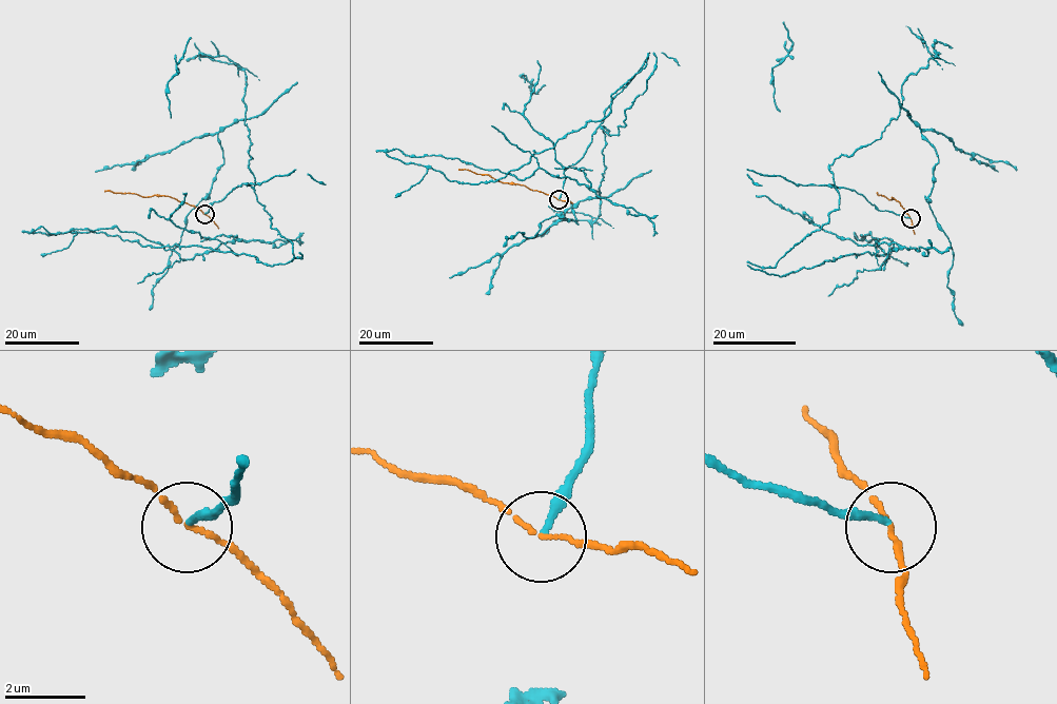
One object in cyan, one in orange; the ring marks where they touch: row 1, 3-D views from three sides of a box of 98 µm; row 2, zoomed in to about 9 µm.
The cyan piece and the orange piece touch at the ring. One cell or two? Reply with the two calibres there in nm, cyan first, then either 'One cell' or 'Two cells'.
Thickness 170 nm (cyan) against 90 nm. Two cells

